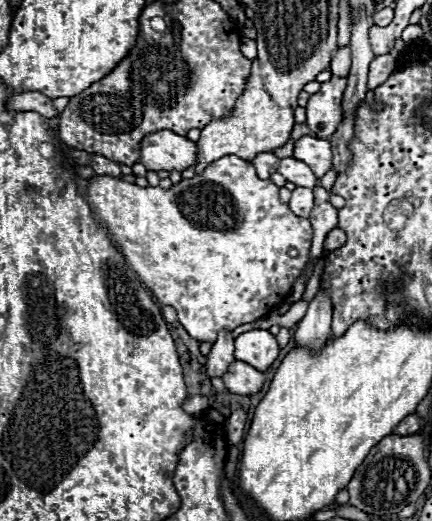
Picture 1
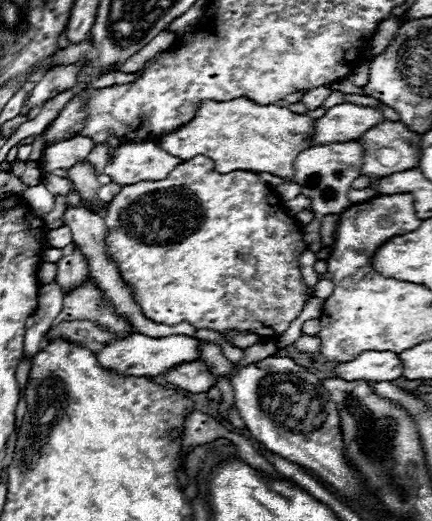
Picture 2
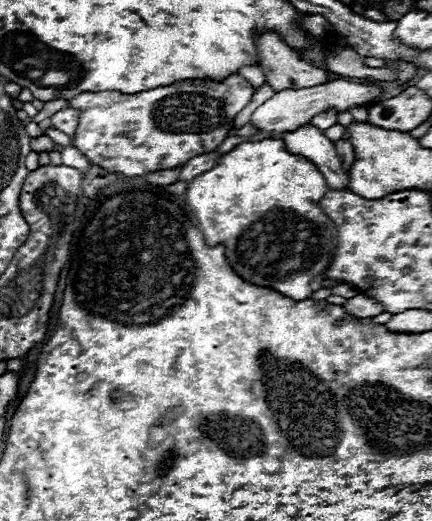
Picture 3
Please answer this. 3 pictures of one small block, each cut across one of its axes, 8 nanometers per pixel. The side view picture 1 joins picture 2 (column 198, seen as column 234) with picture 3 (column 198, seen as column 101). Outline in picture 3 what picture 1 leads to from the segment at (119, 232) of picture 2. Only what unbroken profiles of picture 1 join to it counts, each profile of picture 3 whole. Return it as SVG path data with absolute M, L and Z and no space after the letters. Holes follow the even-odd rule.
M264 138L260 142L242 142L238 144L236 148L232 148L230 152L226 152L220 162L216 166L212 166L210 170L202 172L200 176L196 176L190 184L188 184L188 190L186 190L186 204L200 228L200 232L204 234L204 240L214 246L218 242L224 242L226 246L226 258L230 262L230 266L248 282L252 284L258 284L258 286L270 286L274 290L278 290L280 294L292 298L292 300L306 300L308 294L316 292L318 288L322 288L324 284L324 272L328 268L328 264L332 262L332 256L336 254L336 226L332 224L332 220L328 220L328 216L324 216L324 212L320 212L318 208L318 202L320 202L320 196L324 196L324 192L328 192L328 184L324 180L324 176L320 174L320 170L304 156L300 154L290 154L284 146L284 142L280 138Z

